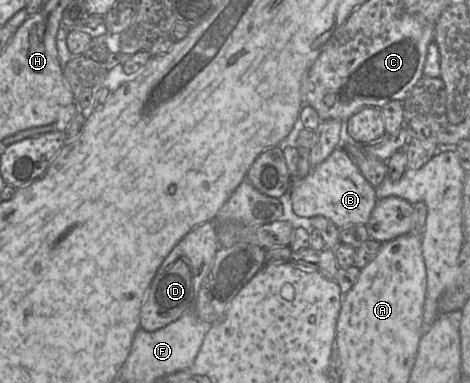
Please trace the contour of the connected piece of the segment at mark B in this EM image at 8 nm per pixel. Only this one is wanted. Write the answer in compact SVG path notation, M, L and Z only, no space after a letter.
M296 146L283 149L287 168L291 174L289 198L292 210L301 217L324 216L338 229L368 222L378 199L373 187L361 174L344 148L337 147L323 162L312 167L304 178L297 176L299 154Z

